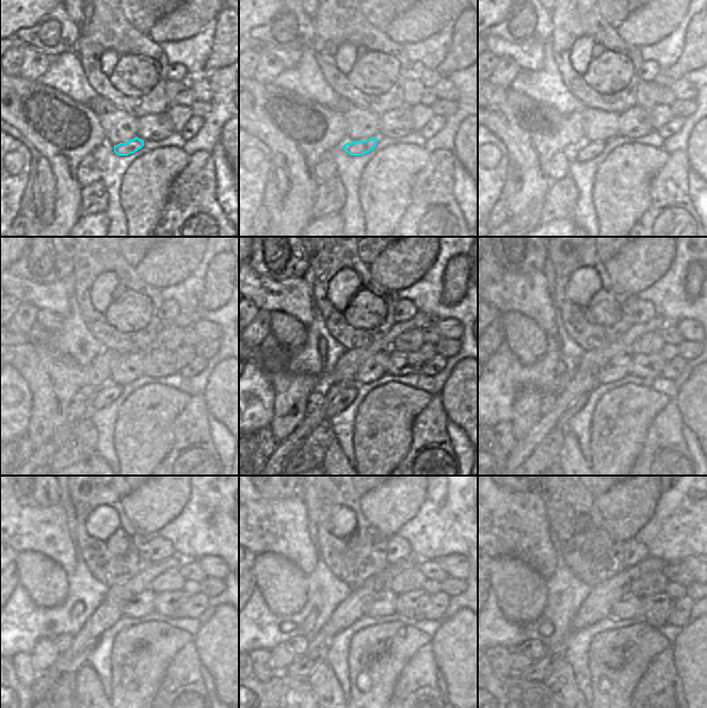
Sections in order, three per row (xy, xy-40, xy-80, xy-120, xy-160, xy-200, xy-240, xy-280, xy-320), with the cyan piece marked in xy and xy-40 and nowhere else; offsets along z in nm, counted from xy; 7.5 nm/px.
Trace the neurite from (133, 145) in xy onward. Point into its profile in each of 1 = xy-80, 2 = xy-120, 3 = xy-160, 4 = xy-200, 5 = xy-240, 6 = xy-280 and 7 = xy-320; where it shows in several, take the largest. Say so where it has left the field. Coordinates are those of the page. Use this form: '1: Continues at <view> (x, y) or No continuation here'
1: Continues at xy-80 (589, 150)
2: Continues at xy-120 (110, 391)
3: Continues at xy-160 (344, 398)
4: Continues at xy-200 (576, 405)
5: Continues at xy-240 (81, 657)
6: Continues at xy-280 (302, 668)
7: Continues at xy-320 (537, 670).

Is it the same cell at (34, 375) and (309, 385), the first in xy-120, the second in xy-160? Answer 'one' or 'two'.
one

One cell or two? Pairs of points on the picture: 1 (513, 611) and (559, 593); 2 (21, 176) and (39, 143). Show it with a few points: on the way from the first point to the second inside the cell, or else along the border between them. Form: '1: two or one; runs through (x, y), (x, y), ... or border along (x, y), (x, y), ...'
1: two; border along (547, 580), (545, 608), (542, 614), (533, 620)
2: two; border along (16, 139), (30, 153), (30, 173), (27, 184)

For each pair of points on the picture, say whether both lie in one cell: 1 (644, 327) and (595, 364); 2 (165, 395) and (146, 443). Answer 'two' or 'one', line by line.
1: one
2: one

